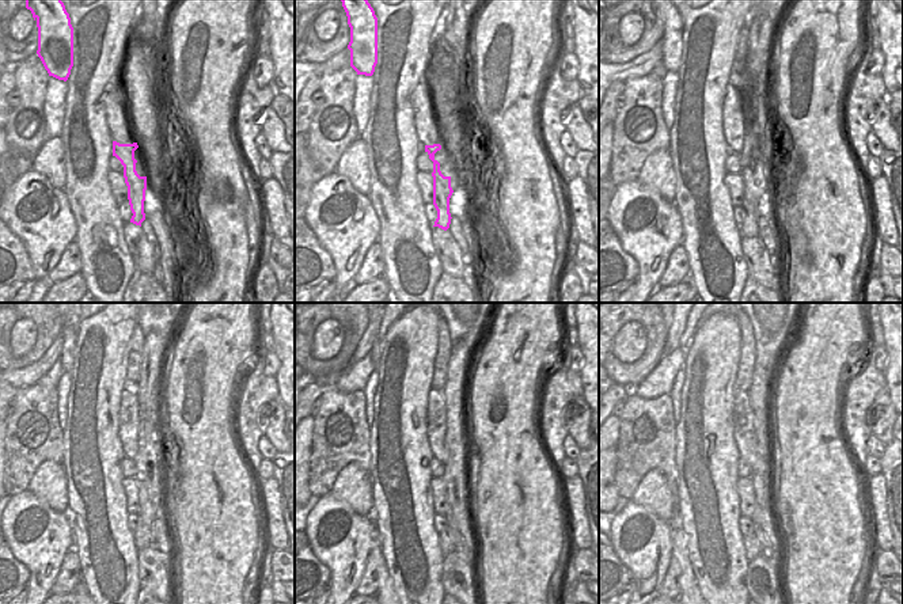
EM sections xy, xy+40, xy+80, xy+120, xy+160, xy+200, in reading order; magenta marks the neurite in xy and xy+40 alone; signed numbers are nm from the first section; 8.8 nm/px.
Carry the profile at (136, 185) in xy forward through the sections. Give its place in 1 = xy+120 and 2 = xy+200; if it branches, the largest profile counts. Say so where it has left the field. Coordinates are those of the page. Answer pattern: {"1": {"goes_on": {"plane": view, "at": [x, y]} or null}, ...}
{"1": {"goes_on": {"plane": "xy+120", "at": [141, 535]}}, "2": {"goes_on": {"plane": "xy+200", "at": [751, 544]}}}

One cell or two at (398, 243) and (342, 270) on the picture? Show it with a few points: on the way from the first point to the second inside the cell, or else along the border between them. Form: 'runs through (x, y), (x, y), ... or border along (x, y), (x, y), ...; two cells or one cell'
border along (374, 211), (379, 223), (376, 242); two cells

